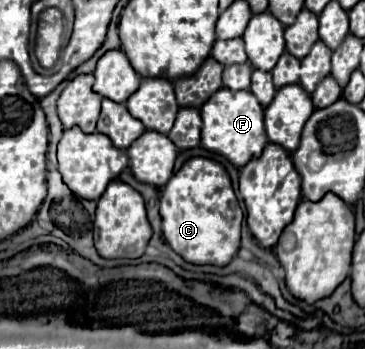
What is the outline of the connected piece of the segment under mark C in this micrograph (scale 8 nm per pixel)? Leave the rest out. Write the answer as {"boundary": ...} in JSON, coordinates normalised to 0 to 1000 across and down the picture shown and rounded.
{"boundary":[[[573,453],[512,458],[441,550],[452,693],[523,756],[622,762],[655,716],[666,607],[633,539],[622,487]]]}

